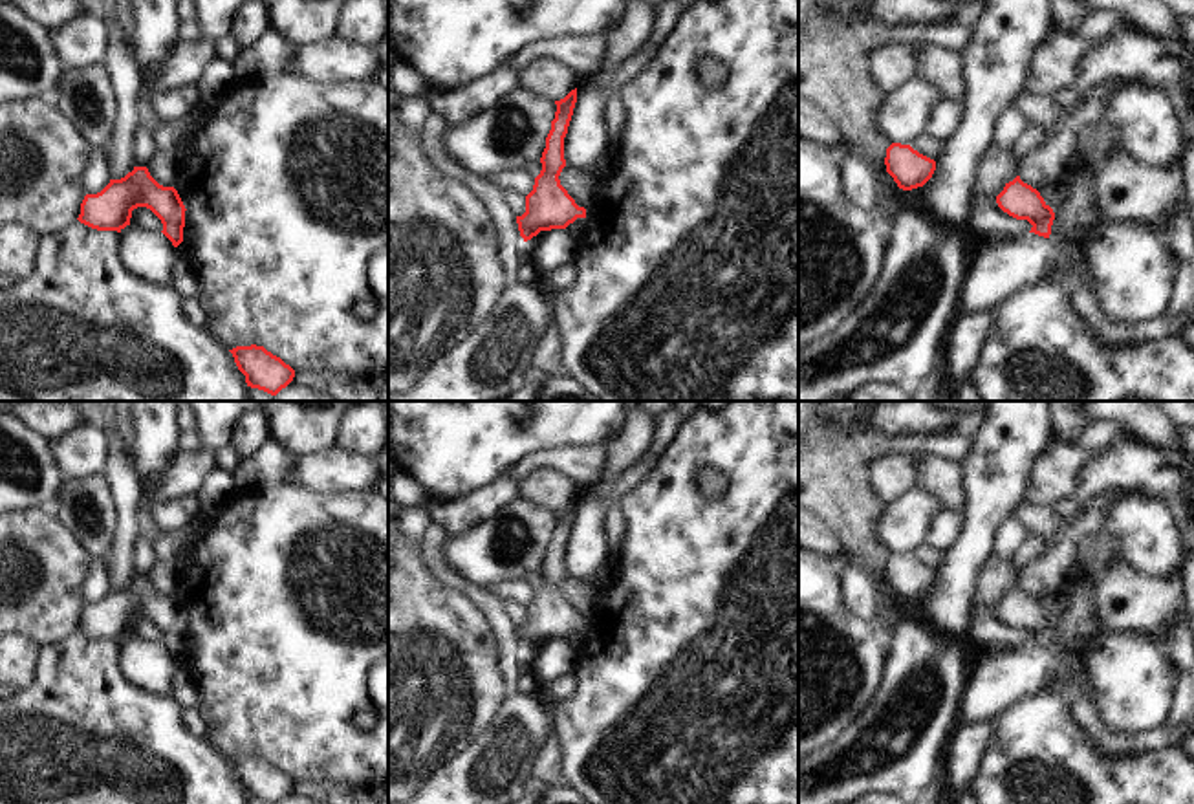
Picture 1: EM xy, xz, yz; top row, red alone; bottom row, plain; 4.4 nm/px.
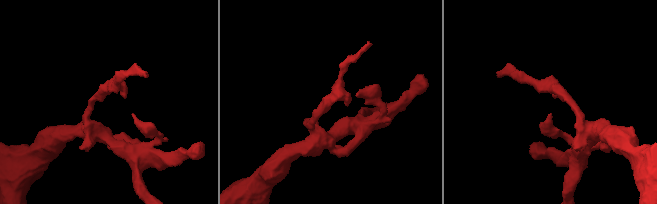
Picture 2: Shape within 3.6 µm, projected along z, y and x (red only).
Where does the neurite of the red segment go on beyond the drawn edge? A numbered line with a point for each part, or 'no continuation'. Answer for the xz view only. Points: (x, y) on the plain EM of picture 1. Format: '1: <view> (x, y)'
no continuation

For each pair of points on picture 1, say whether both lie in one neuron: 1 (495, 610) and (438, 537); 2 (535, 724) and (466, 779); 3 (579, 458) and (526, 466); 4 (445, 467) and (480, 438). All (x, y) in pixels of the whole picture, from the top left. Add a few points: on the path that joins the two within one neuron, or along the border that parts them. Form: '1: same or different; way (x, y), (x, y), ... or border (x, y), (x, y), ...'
1: same; way (473, 594), (453, 581), (434, 559)
2: same; way (519, 735), (482, 771)
3: same; way (566, 458), (539, 460)
4: same; way (455, 458), (471, 442)

